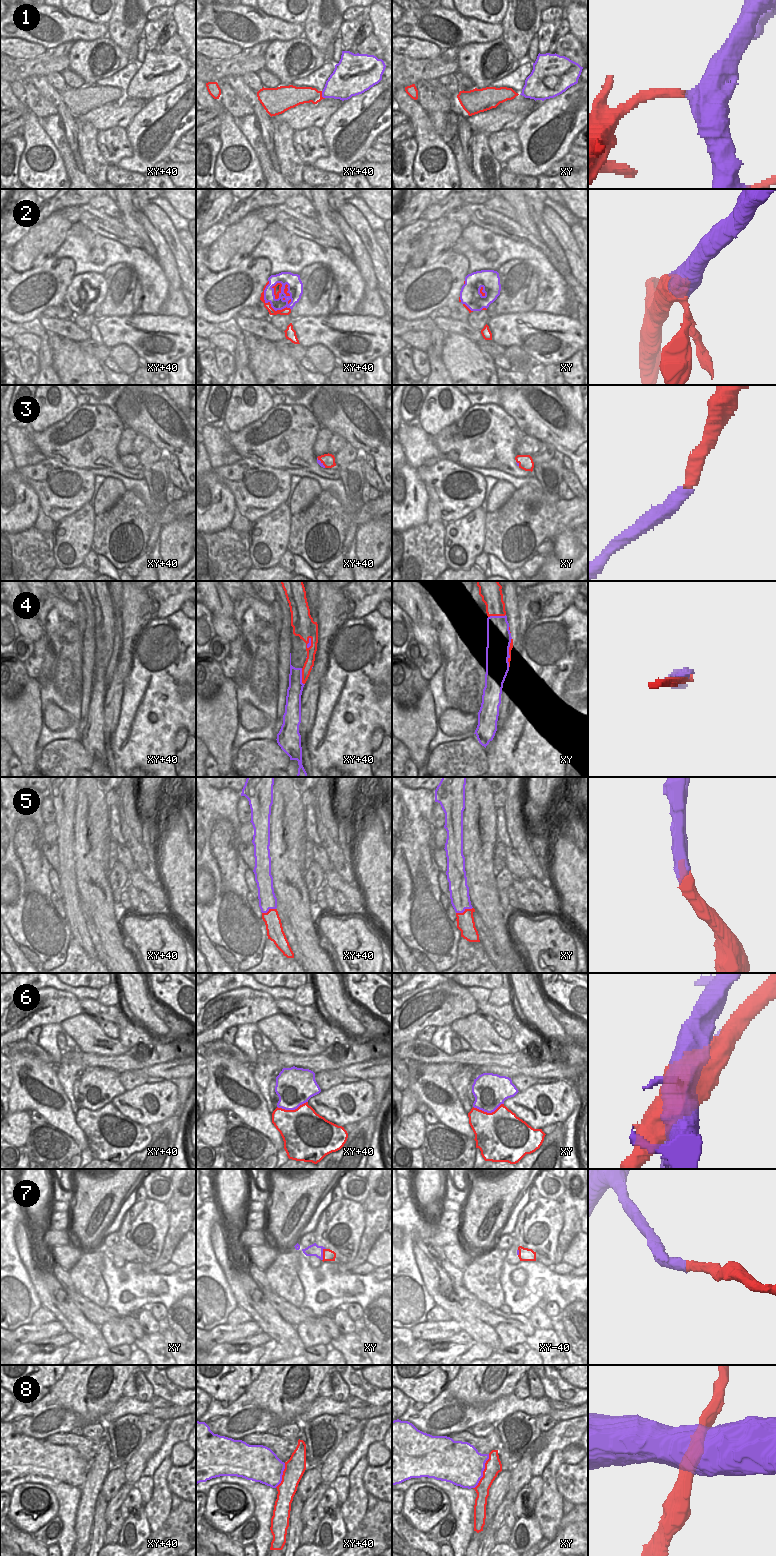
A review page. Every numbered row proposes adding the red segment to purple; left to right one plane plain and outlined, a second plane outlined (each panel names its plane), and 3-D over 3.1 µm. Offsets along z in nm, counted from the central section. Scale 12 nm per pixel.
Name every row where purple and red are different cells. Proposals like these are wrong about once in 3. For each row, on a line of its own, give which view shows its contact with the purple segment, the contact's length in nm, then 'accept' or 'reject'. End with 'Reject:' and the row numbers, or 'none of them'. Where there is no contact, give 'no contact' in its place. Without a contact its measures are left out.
1: contact in xy+40; length 100 nm; reject
2: contact in xy+40; length 460 nm; accept
3: contact in xy+40; length 170 nm; accept
4: contact in xy; length 220 nm; accept
5: contact in xy; length 220 nm; accept
6: contact in xy+40; length 380 nm; reject
7: contact in xy; length 160 nm; accept
8: contact in xy; length 460 nm; accept
Reject: 1, 6

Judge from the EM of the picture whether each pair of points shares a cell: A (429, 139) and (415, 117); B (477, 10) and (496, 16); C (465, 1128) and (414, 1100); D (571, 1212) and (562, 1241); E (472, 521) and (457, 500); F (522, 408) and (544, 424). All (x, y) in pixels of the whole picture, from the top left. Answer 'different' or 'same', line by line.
A: same
B: same
C: same
D: same
E: different
F: same

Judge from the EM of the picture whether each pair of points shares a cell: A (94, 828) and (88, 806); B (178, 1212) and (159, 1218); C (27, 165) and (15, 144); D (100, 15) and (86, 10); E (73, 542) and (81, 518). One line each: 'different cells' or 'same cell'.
A: same cell
B: different cells
C: different cells
D: same cell
E: same cell

